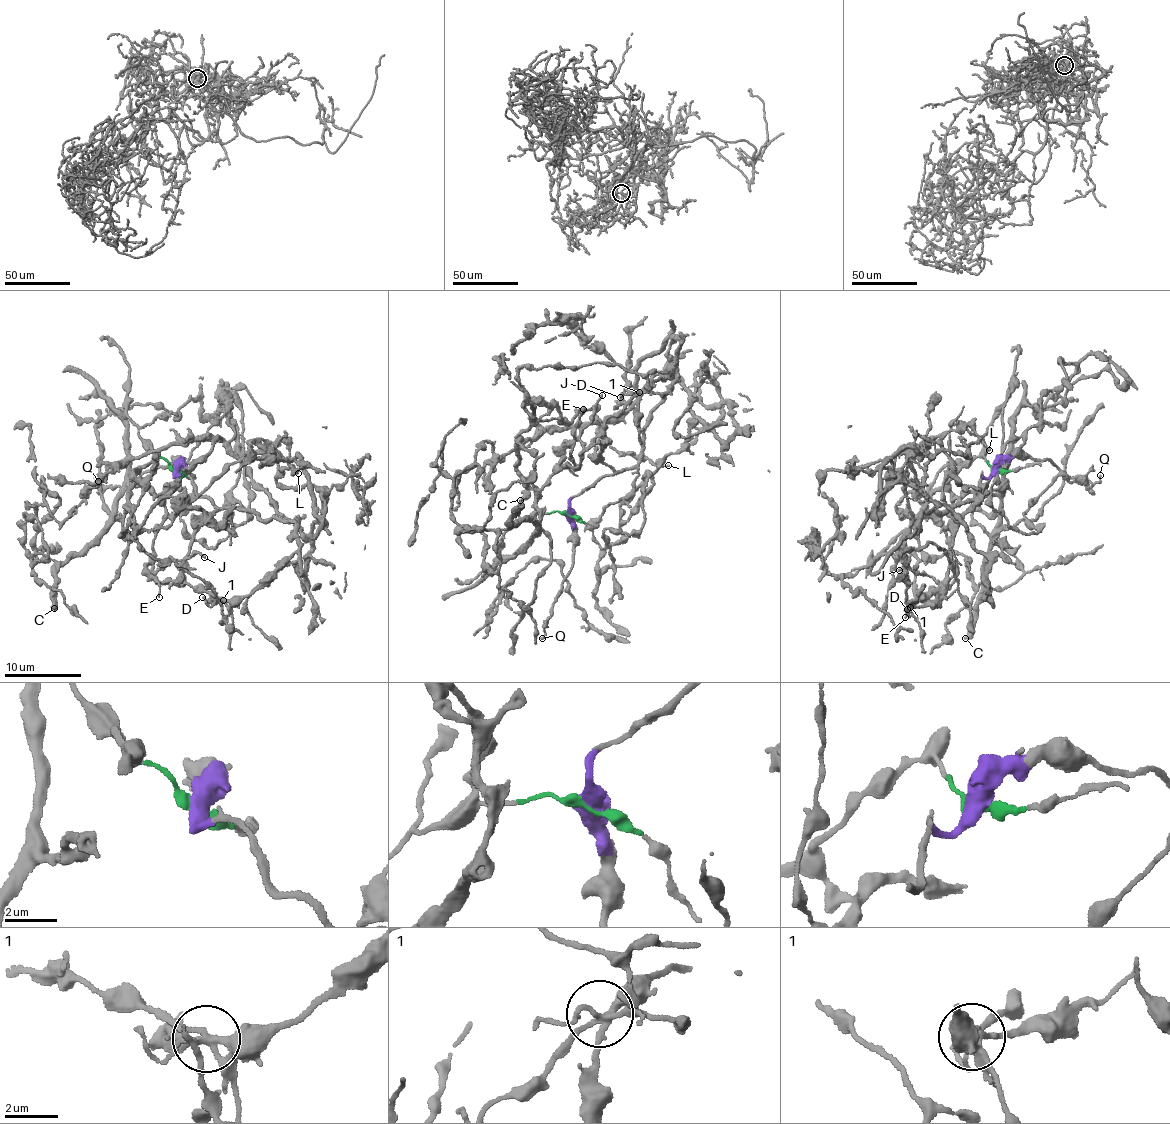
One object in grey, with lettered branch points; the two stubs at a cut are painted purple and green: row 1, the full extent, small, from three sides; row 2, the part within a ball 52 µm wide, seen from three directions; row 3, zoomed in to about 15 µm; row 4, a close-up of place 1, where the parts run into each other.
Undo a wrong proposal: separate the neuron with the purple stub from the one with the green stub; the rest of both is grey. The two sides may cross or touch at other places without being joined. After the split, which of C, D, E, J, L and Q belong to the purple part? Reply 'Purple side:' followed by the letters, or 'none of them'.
Purple side: D, Q

